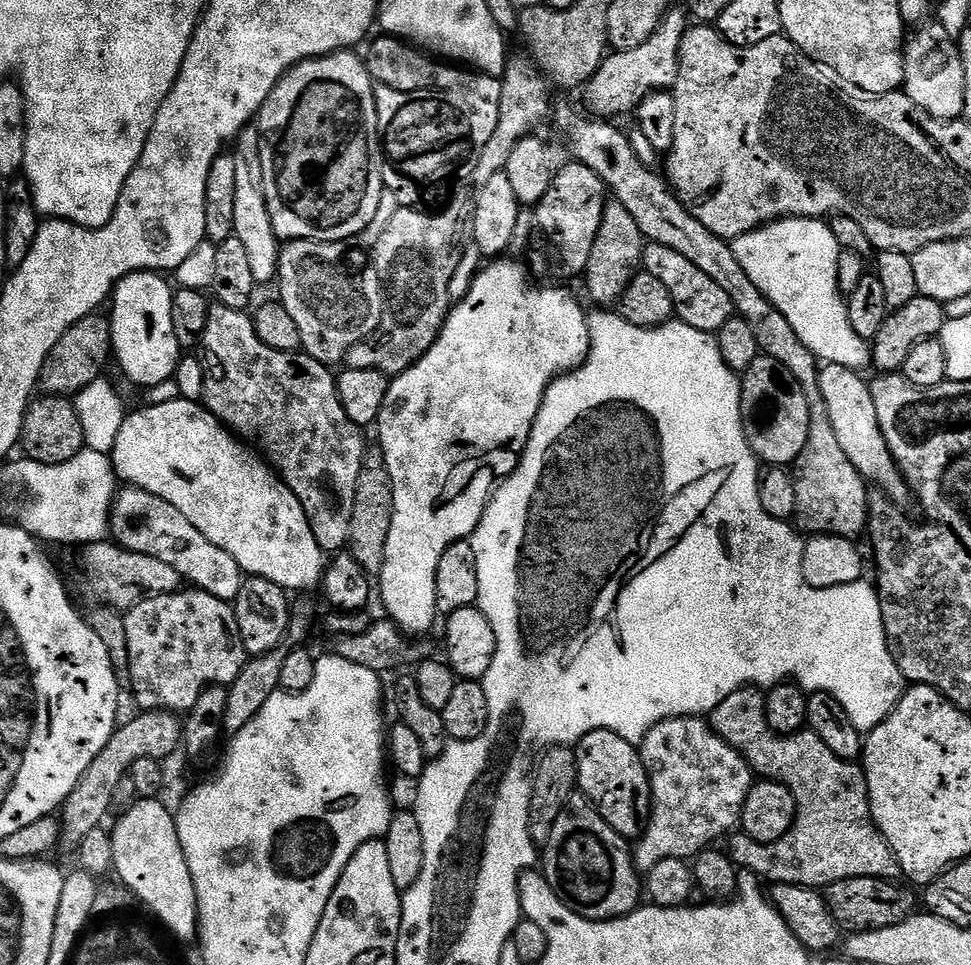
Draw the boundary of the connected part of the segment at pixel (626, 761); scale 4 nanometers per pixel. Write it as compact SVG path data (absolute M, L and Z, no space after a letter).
M599 728L583 736L579 744L575 745L574 763L576 766L576 783L585 801L596 809L596 813L618 835L625 838L639 837L652 807L652 791L648 785L648 772L645 770L640 757L639 747L619 736L617 732Z

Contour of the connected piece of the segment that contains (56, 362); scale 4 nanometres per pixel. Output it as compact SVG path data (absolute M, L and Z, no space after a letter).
M93 314L74 322L62 338L58 338L58 346L50 350L46 362L40 371L40 382L38 385L41 393L61 398L75 397L90 382L101 379L104 367L110 364L110 353L112 352L112 326L107 315Z

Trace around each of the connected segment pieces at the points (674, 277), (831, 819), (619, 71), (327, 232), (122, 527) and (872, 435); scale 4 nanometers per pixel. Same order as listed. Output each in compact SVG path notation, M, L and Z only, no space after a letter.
M645 243L642 268L658 278L658 282L662 282L666 290L670 290L670 298L674 302L674 316L679 323L694 326L694 330L716 334L722 326L726 326L728 320L733 319L734 305L730 294L726 294L726 290L722 290L722 286L718 286L714 278L702 274L702 270L698 270L698 266L690 262L690 258L682 258L678 250L670 250L670 246L661 244Z
M755 686L739 688L711 712L710 723L712 729L728 744L745 746L750 740L755 740L753 747L743 749L745 760L757 777L776 781L790 790L796 806L795 820L788 833L773 844L759 844L754 842L754 838L743 834L729 835L726 840L726 851L733 864L737 869L761 881L769 880L772 886L797 884L799 888L823 890L834 882L863 876L895 881L900 876L900 867L890 846L884 841L884 836L872 820L863 767L859 763L838 758L834 750L830 750L830 746L826 746L826 742L822 742L822 738L818 738L818 734L811 730L801 730L785 737L770 730L766 722L764 697L765 693Z
M673 7L666 13L662 23L654 30L654 34L650 34L650 38L646 38L642 46L625 52L612 50L605 55L599 70L592 75L583 89L584 96L588 99L587 111L593 117L616 118L612 116L628 111L631 113L651 92L663 92L675 88L680 46L684 33L690 27L689 13L683 7L680 8Z
M352 50L332 52L328 56L319 56L313 60L304 60L296 64L270 90L266 102L258 113L258 127L260 129L260 149L262 150L262 182L264 183L264 197L266 206L270 210L270 222L274 226L277 237L281 241L289 240L317 240L318 242L345 242L359 237L374 219L378 211L378 204L385 190L382 178L382 149L380 147L380 132L376 129L376 99L372 89L372 79L368 73L367 63L356 57Z
M124 486L115 493L111 504L110 536L121 548L159 558L174 566L174 570L178 570L187 583L188 580L192 583L189 585L199 591L209 592L219 600L235 601L240 589L245 587L245 573L241 572L238 562L226 554L226 550L214 546L214 542L190 526L190 522L186 522L180 511L170 506L170 502L141 488Z
M824 364L821 369L820 396L824 399L824 412L828 415L829 426L832 427L829 428L831 436L838 438L838 446L842 446L846 458L850 458L850 462L865 481L873 485L881 484L885 488L881 489L893 501L900 502L904 495L909 495L910 489L886 446L882 426L878 426L878 410L874 410L869 381L864 381L859 371L846 366Z

